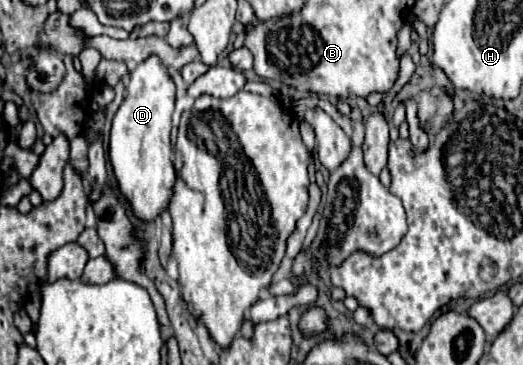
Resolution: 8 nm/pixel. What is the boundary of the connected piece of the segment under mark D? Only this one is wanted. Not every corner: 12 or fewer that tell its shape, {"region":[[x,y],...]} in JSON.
{"region":[[151,54],[131,72],[109,138],[141,220],[171,198],[175,84]]}

